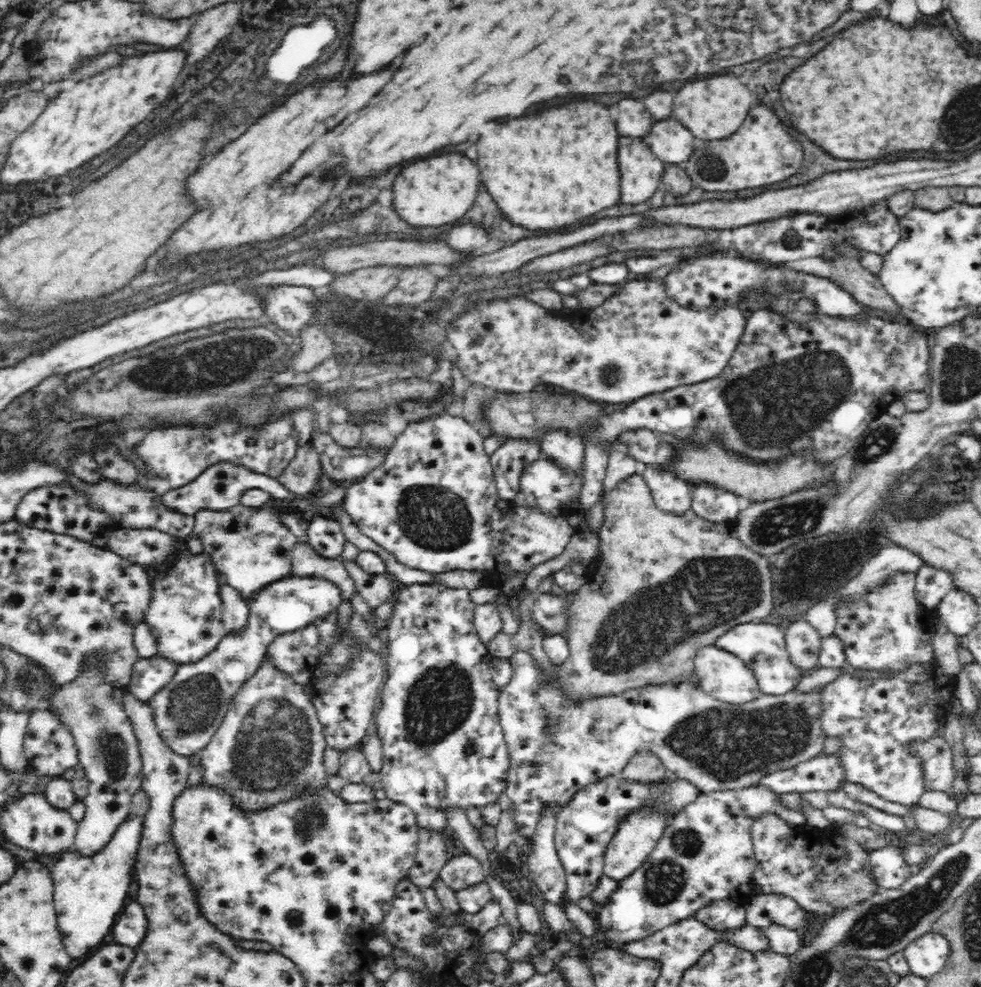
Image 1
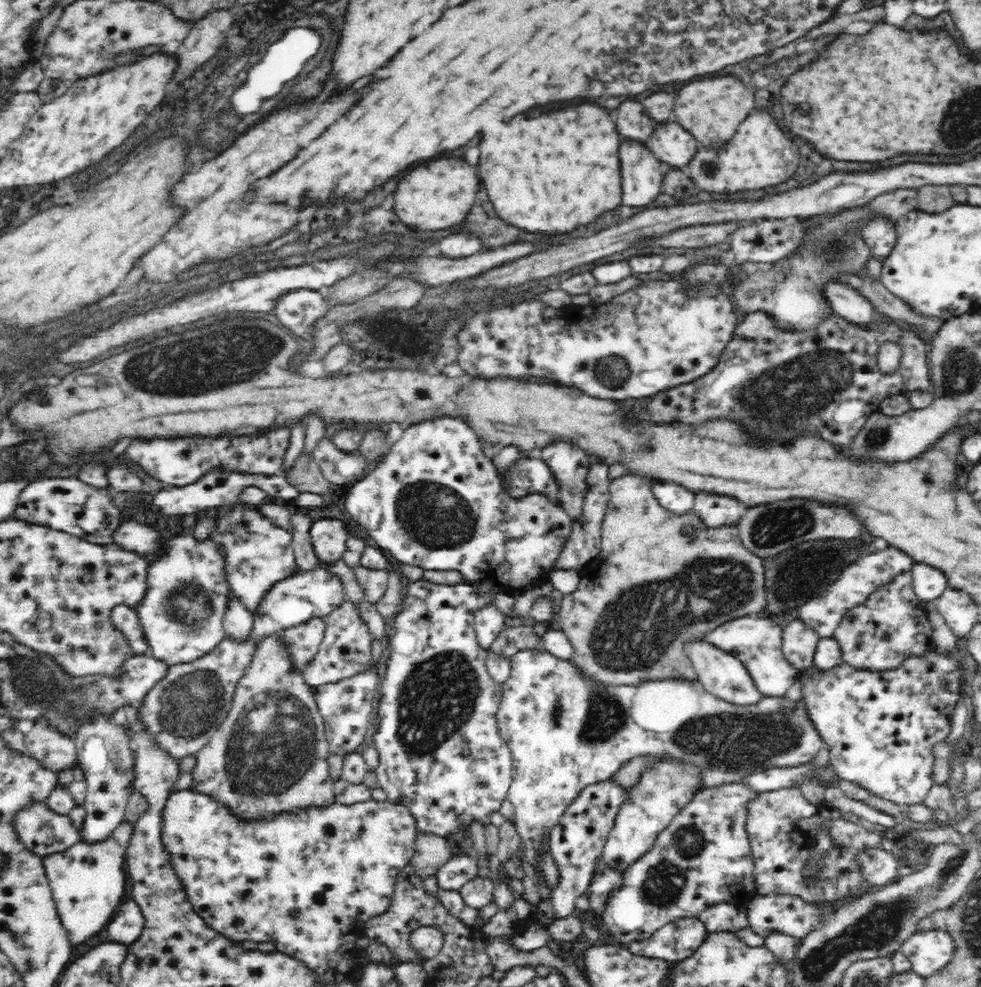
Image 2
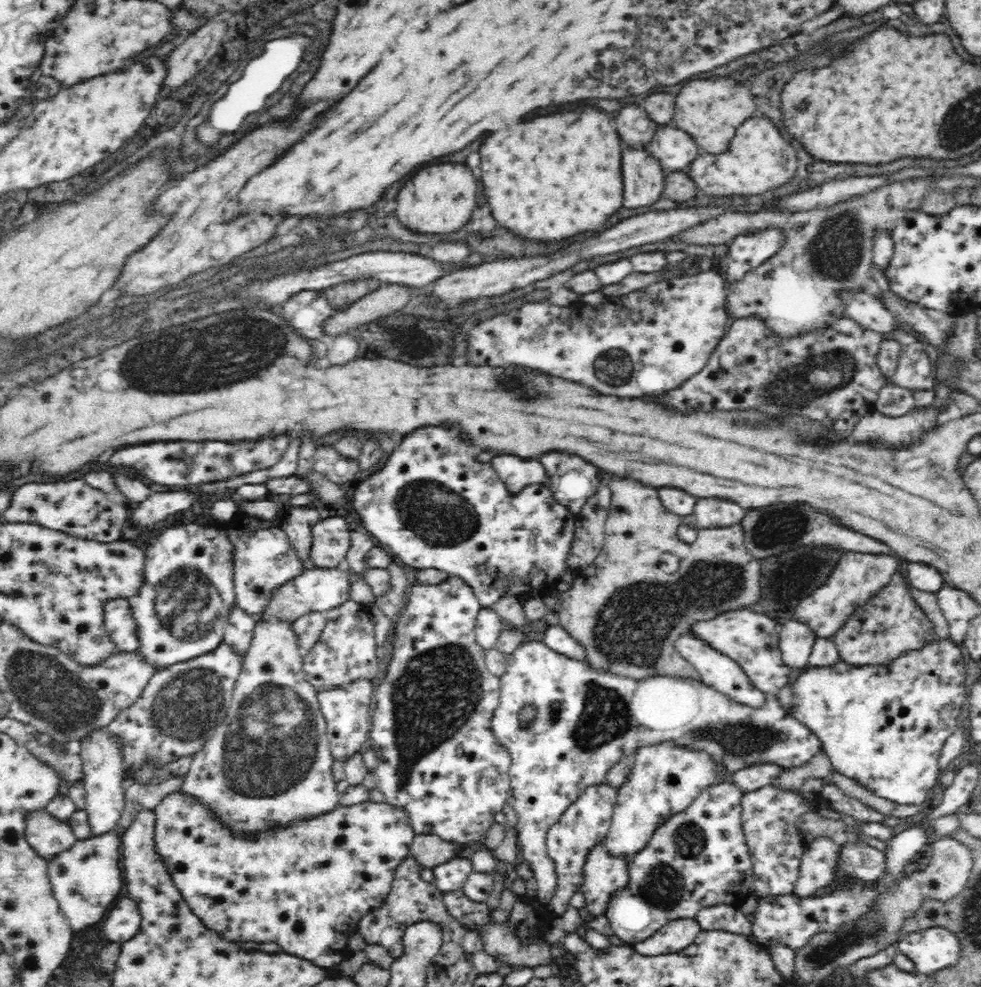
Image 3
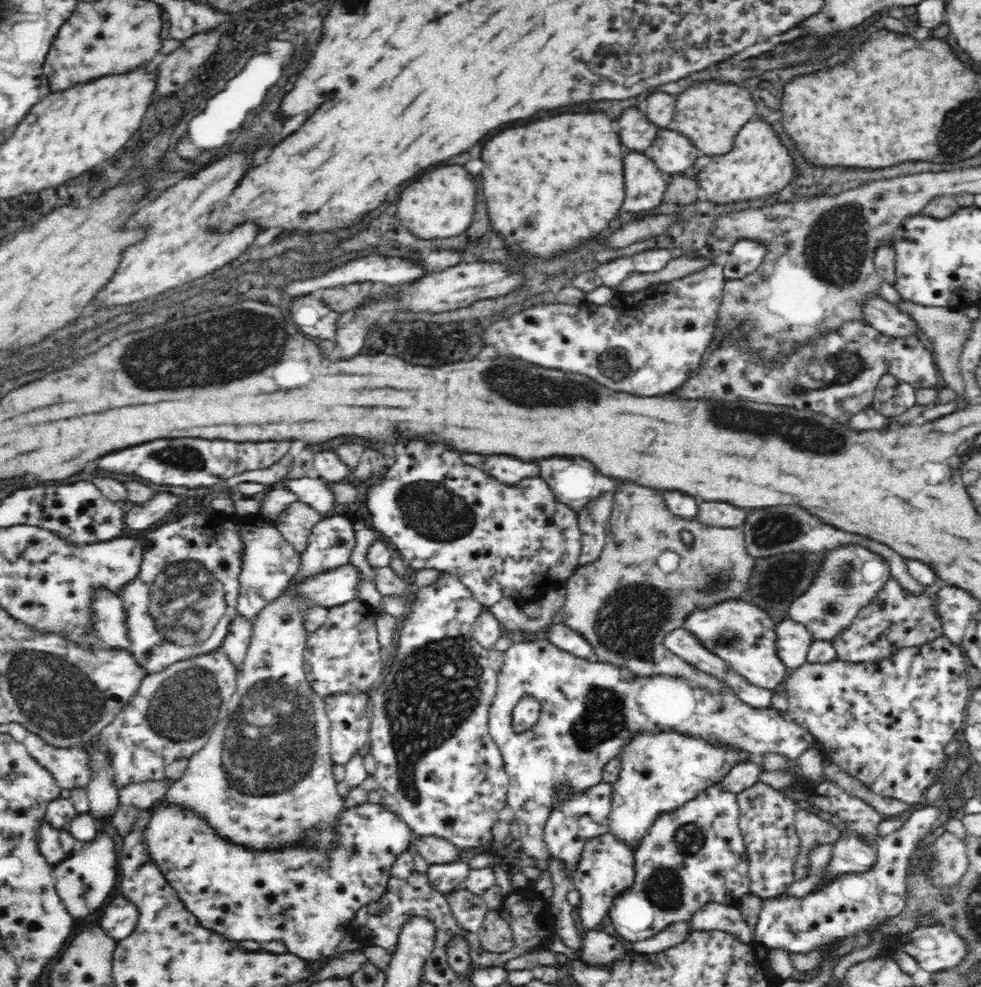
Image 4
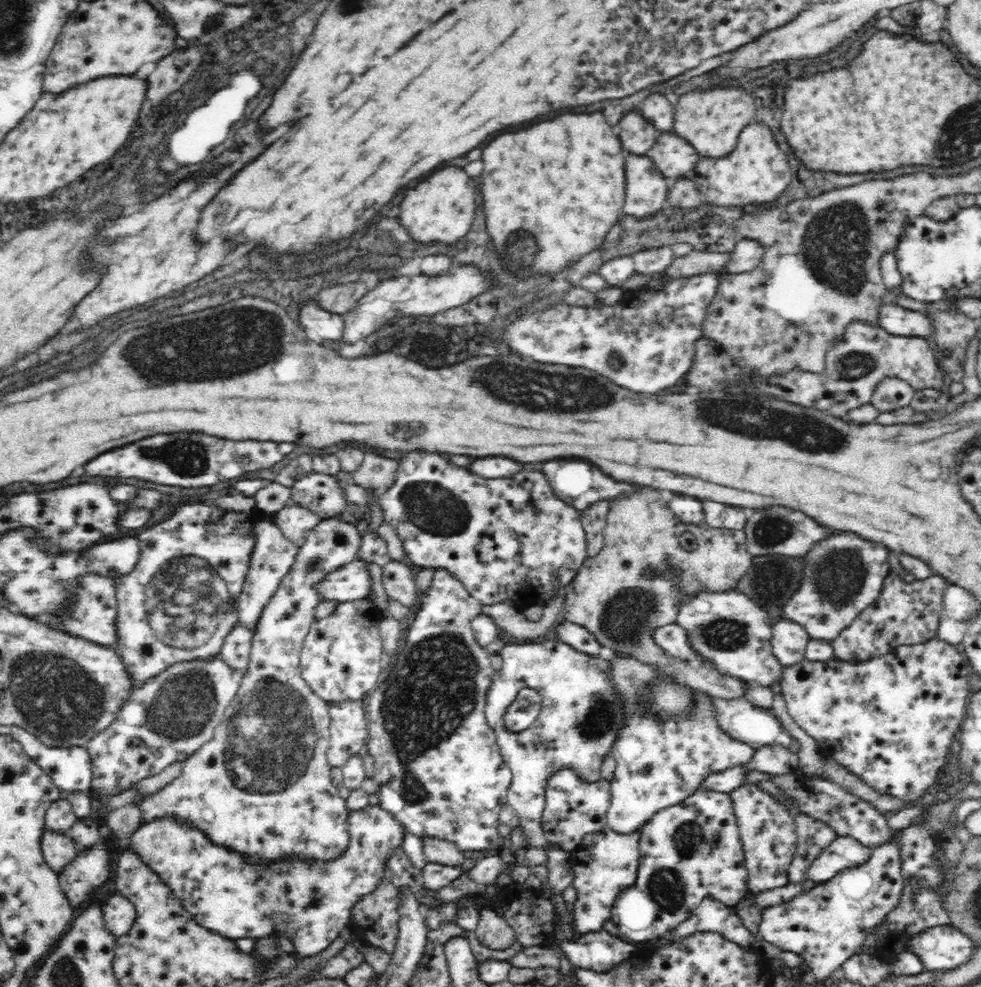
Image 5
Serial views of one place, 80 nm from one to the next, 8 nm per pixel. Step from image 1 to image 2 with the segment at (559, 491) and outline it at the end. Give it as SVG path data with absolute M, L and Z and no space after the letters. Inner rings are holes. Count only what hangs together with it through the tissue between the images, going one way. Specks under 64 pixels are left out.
M517 458L500 474L504 475L504 483L512 498L520 498L529 492L541 492L558 505L556 481L542 459Z

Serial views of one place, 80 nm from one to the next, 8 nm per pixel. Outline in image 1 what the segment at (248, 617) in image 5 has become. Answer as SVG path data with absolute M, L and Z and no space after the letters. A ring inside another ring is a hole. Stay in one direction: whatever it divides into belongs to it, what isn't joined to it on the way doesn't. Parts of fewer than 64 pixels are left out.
M239 503L237 506L223 511L201 510L194 515L195 526L192 536L198 537L204 550L210 551L212 561L216 563L222 581L231 586L246 603L250 602L260 590L264 591L270 584L292 576L291 552L297 538L282 524L278 512L271 504L264 507L248 508Z

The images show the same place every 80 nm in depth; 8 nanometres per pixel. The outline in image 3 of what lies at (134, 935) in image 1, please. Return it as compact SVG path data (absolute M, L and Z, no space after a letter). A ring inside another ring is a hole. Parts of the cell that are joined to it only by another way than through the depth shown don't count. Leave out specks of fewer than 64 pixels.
M125 896L113 902L102 918L99 929L110 942L121 944L135 935L140 921L137 904Z

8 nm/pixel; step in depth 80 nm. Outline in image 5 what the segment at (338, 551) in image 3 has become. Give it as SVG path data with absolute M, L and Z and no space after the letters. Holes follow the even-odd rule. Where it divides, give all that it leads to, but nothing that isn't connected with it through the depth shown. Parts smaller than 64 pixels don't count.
M330 518L321 520L321 522L308 532L304 540L304 544L298 548L298 552L292 563L292 568L282 576L278 590L273 592L272 598L269 600L266 607L258 620L258 626L253 631L253 644L251 647L250 664L246 674L239 678L239 688L237 695L232 700L227 710L227 718L225 721L217 724L212 738L204 743L190 758L182 762L182 772L164 786L160 791L146 797L138 804L141 810L141 820L144 823L154 822L154 820L164 820L164 818L173 818L177 822L181 822L189 828L195 828L201 832L206 839L220 848L226 848L230 852L239 854L243 860L250 862L250 864L259 864L259 866L266 866L267 870L272 868L272 864L276 862L284 862L286 860L309 860L309 862L328 863L336 858L340 858L348 850L350 844L350 831L348 831L348 818L350 817L350 810L347 807L346 801L342 799L338 790L332 786L332 779L330 776L331 766L327 762L327 750L331 739L330 731L330 711L329 703L322 700L317 694L312 692L312 689L305 683L305 680L300 674L299 658L304 646L304 637L308 634L312 623L316 617L316 606L323 601L322 593L320 593L320 585L322 585L329 575L337 572L340 568L347 566L350 562L354 562L358 558L358 553L361 548L361 528L348 524L338 518Z

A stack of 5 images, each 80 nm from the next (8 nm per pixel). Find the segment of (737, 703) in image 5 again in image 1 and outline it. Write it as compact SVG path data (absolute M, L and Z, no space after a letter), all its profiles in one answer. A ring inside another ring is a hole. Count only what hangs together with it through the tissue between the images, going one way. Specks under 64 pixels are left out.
M517 650L510 658L508 658L513 675L508 684L499 688L499 724L503 730L504 740L507 742L510 753L510 771L508 772L508 787L506 796L512 802L513 818L520 834L528 841L527 848L531 848L531 839L536 836L536 826L540 823L540 818L544 816L546 808L562 809L566 804L570 803L574 795L583 790L590 784L595 784L598 780L604 780L608 776L620 774L621 770L630 762L632 756L638 752L651 752L656 758L662 761L666 770L670 774L674 774L676 778L686 779L691 782L701 793L716 792L716 790L724 789L740 789L750 786L757 786L757 780L766 773L771 773L784 768L794 768L797 764L812 760L822 753L824 733L821 731L821 723L817 720L819 715L819 687L806 692L806 694L796 694L793 691L782 696L759 695L756 700L741 705L733 705L722 702L708 694L699 683L690 681L682 681L679 683L664 682L660 684L648 683L638 688L624 689L622 692L613 695L580 695L580 693L572 693L570 687L566 685L568 679L564 679L564 671L562 664L554 664L552 660L536 660L536 656Z

